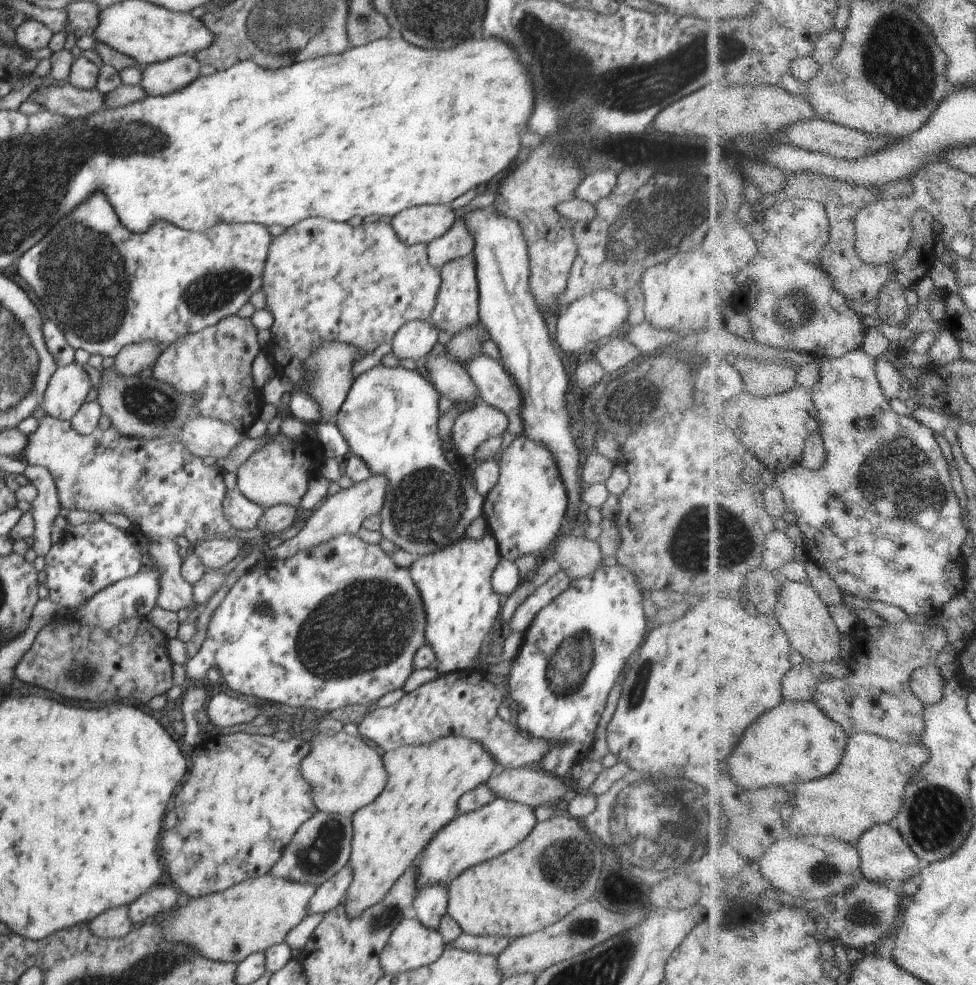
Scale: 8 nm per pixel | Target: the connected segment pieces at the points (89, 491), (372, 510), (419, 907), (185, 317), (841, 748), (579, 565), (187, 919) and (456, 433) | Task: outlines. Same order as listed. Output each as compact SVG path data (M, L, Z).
M45 415L38 428L26 435L23 454L24 461L30 465L47 468L57 488L57 501L60 506L70 510L87 512L118 512L130 519L131 524L149 540L145 550L145 563L152 564L159 571L160 590L156 599L157 606L164 610L177 612L194 604L193 585L181 575L181 559L176 538L185 536L190 543L230 536L231 524L223 511L223 498L227 493L224 485L224 470L216 463L204 464L204 459L193 455L173 436L141 439L120 434L116 427L102 430L99 426L91 435L81 435L73 429L71 421L56 420Z
M371 473L366 480L354 483L349 488L341 488L339 492L326 498L311 512L306 526L296 536L285 540L274 549L266 549L263 552L265 560L284 560L285 558L294 556L297 552L312 549L316 545L330 540L332 537L338 535L356 535L359 528L363 526L364 519L381 512L381 508L384 506L386 489L387 476L376 473Z
M438 883L424 885L419 888L413 898L413 907L416 910L417 919L429 929L437 929L442 917L447 914L448 889Z
M96 192L96 196L88 196L88 200L84 200L84 204L76 208L76 212L70 212L68 216L64 216L64 220L58 220L34 248L24 252L24 256L17 260L17 270L22 280L26 280L28 286L40 298L46 316L55 322L74 350L82 348L90 354L115 357L124 346L144 341L158 343L164 350L184 335L200 332L210 325L215 325L220 319L236 315L236 312L249 301L249 296L262 286L268 247L273 238L262 224L216 224L216 228L210 228L208 232L186 232L172 224L154 224L154 228L148 228L146 234L132 234L120 224L106 196L102 192Z
M817 700L784 701L774 711L767 712L744 736L740 748L730 760L734 780L755 791L772 785L792 787L817 781L834 774L844 762L850 736Z
M562 534L552 540L552 557L559 562L571 579L582 578L602 567L602 550L598 540L587 539L581 535Z
M268 872L243 880L222 892L196 897L186 906L175 907L168 913L160 915L156 923L161 926L164 936L169 941L184 943L210 960L239 963L252 953L264 953L267 948L285 942L286 934L309 915L308 903L317 888L318 886L312 883L277 879Z
M477 402L466 407L455 420L451 442L460 456L474 456L475 450L492 437L501 436L507 430L509 418L495 406Z

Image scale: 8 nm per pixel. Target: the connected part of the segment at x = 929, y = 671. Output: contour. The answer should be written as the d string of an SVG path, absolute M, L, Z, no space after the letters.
M932 665L919 668L913 674L912 686L916 696L931 705L939 703L945 697L948 680L942 676L939 666Z

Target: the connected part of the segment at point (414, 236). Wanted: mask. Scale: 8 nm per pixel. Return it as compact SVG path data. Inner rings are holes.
M450 204L418 205L400 211L389 221L404 244L427 245L454 224L454 211Z

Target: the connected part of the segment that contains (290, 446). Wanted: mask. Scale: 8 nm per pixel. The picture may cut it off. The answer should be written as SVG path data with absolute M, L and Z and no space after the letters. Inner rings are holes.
M281 433L260 447L237 470L237 489L263 509L290 505L297 509L304 494L309 492L309 478L319 473L324 459L318 441L312 438L291 439Z

